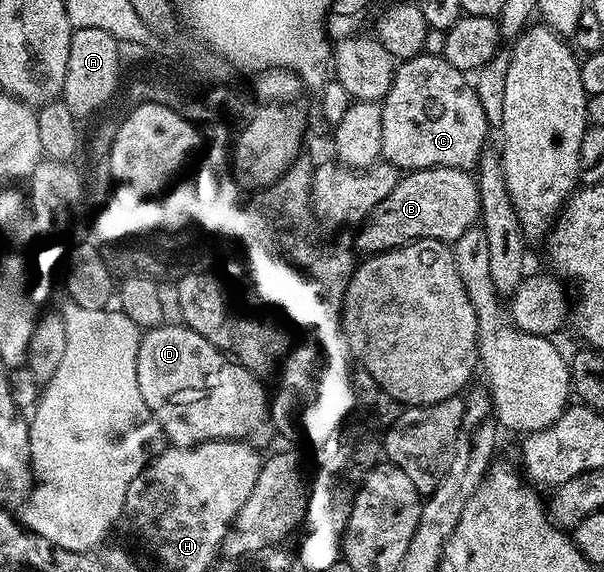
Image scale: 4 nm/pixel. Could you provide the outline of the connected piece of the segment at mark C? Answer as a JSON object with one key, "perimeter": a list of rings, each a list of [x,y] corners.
{"perimeter":[[[426,54],[404,60],[396,67],[393,86],[389,86],[389,94],[381,102],[381,150],[383,151],[382,159],[400,170],[414,170],[417,168],[465,168],[474,169],[478,165],[480,158],[483,157],[484,148],[488,147],[487,140],[487,112],[483,109],[483,100],[475,93],[475,88],[470,84],[468,73],[457,70],[443,56],[428,56]]]}

